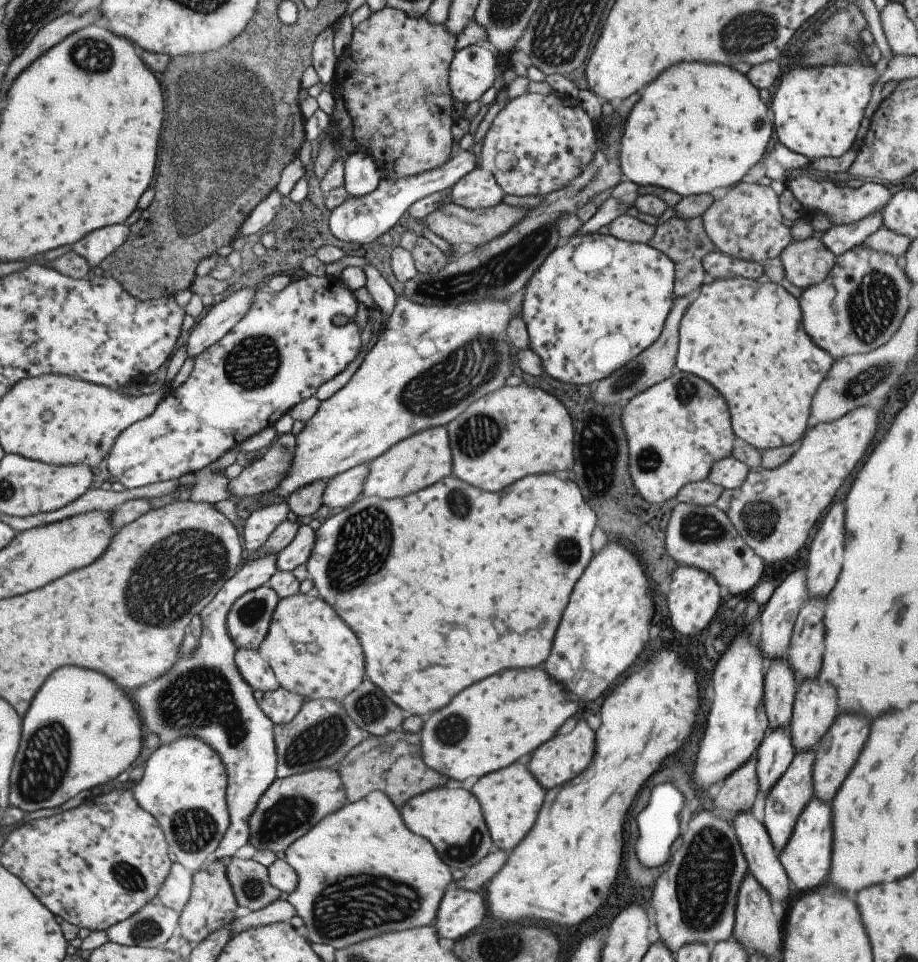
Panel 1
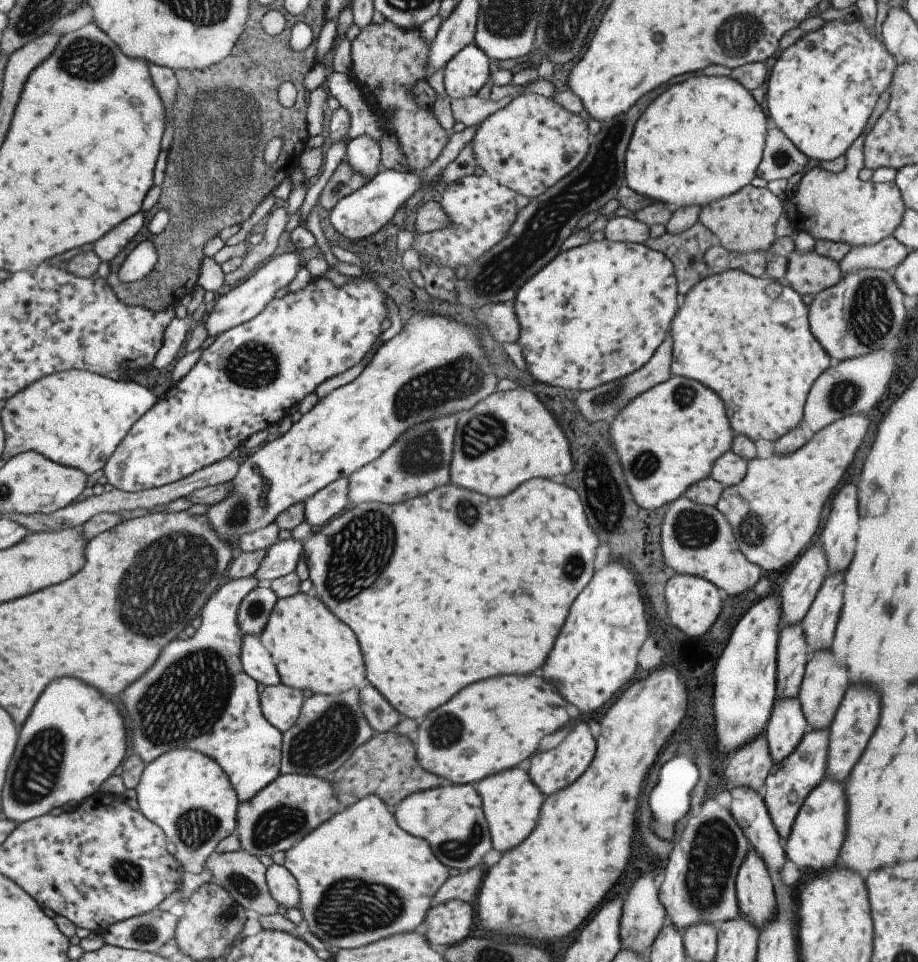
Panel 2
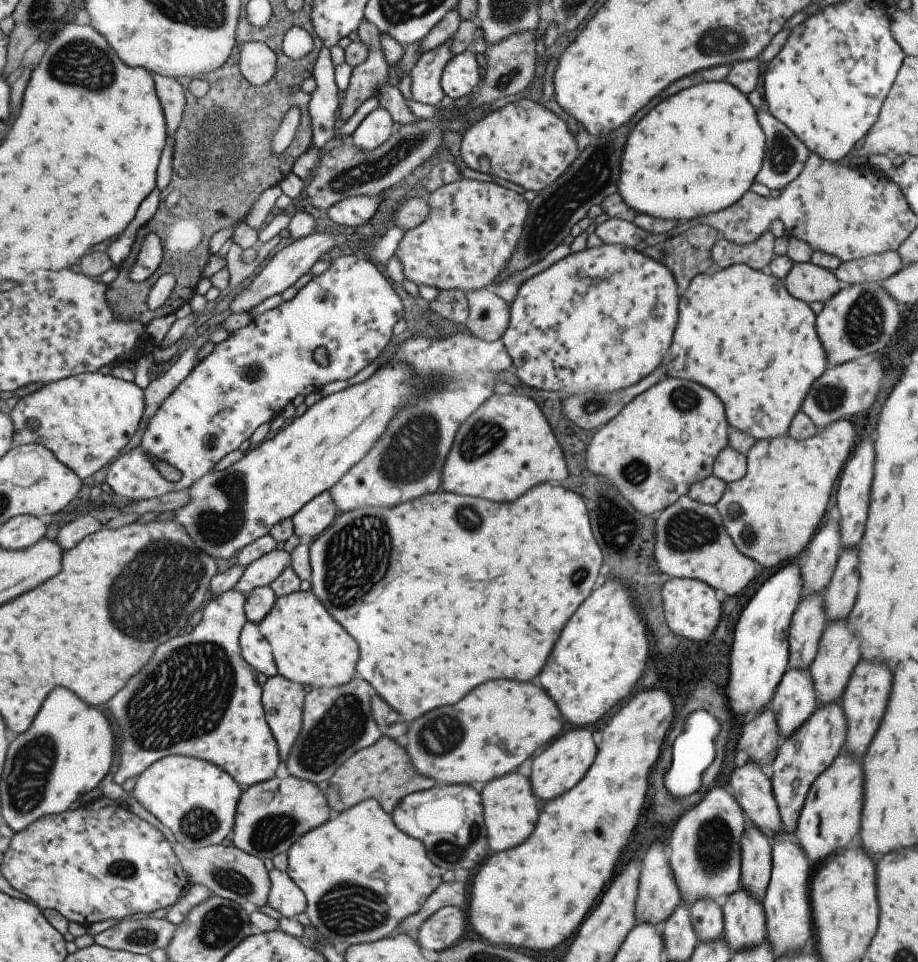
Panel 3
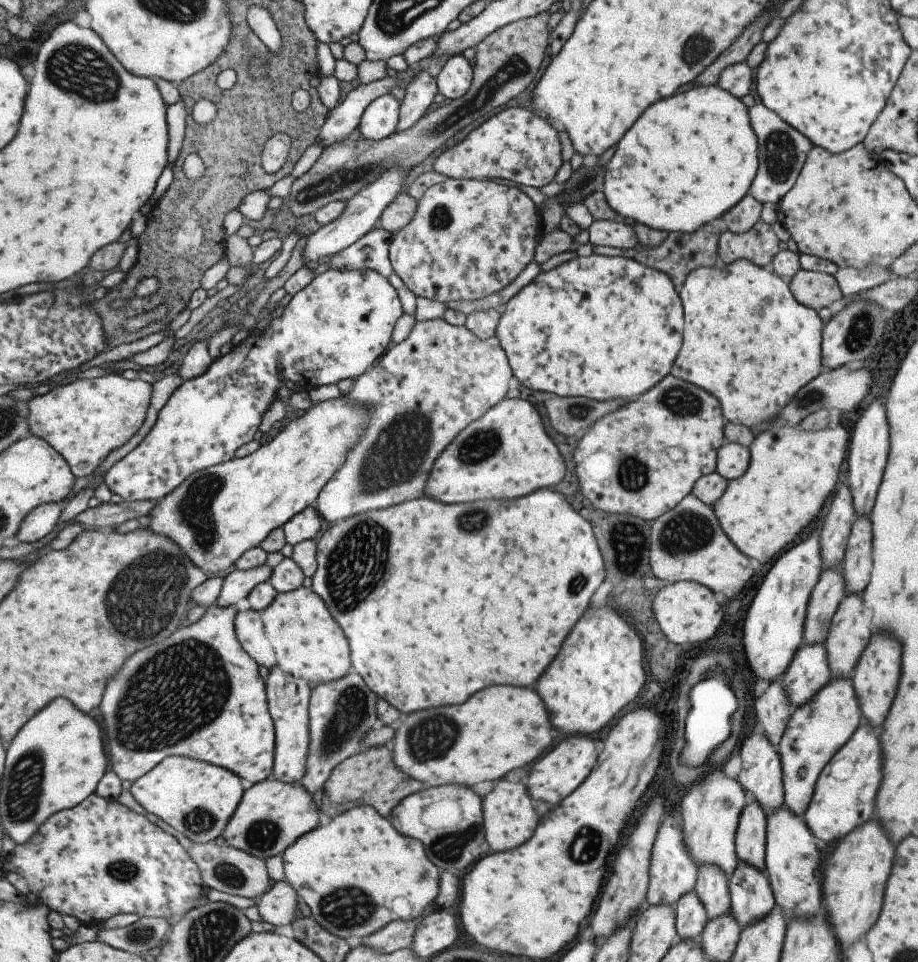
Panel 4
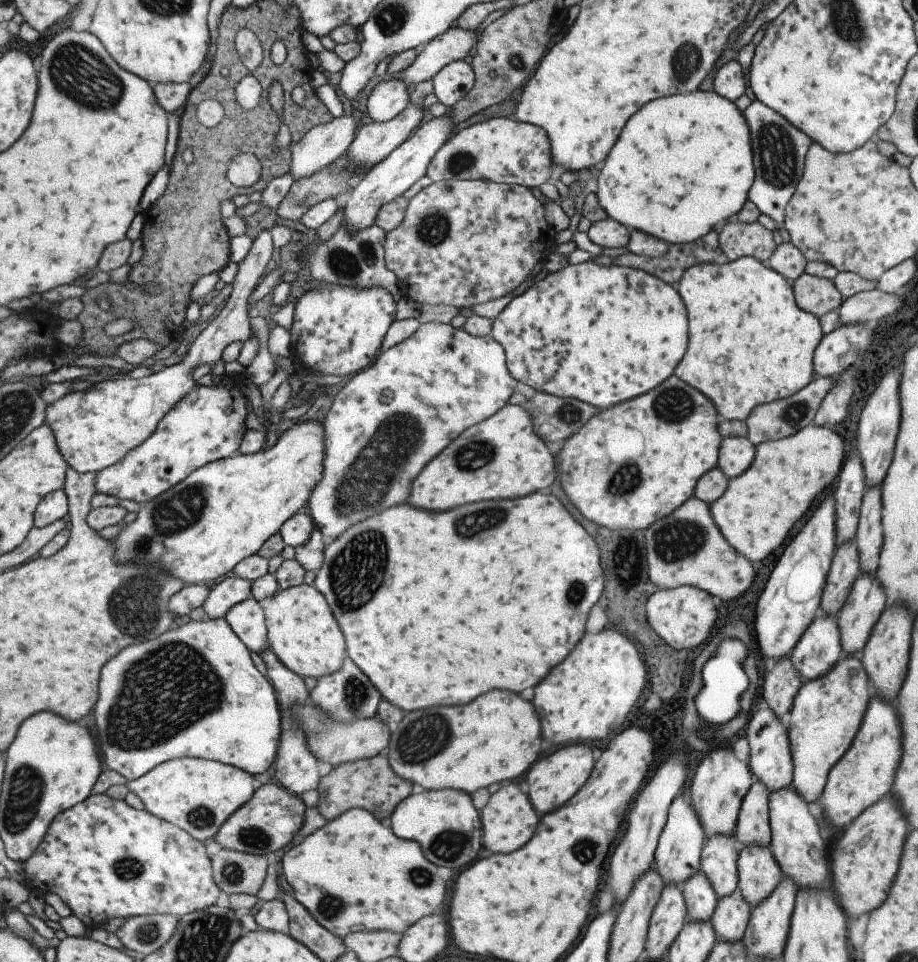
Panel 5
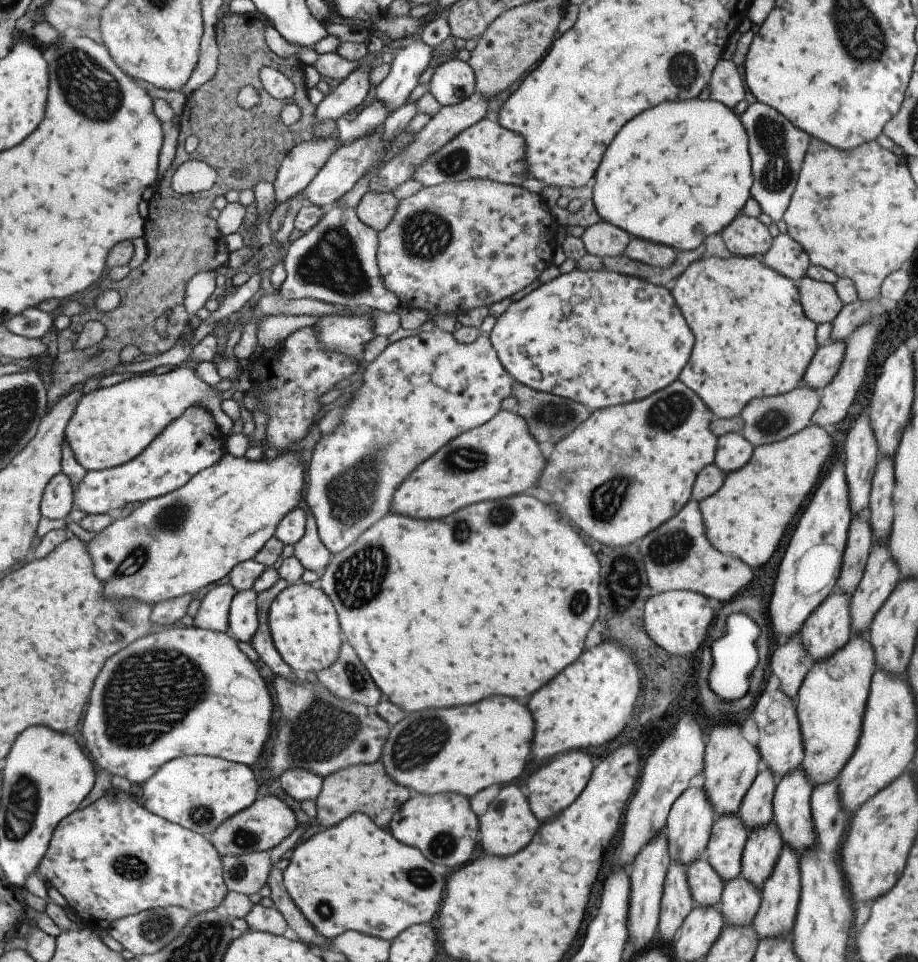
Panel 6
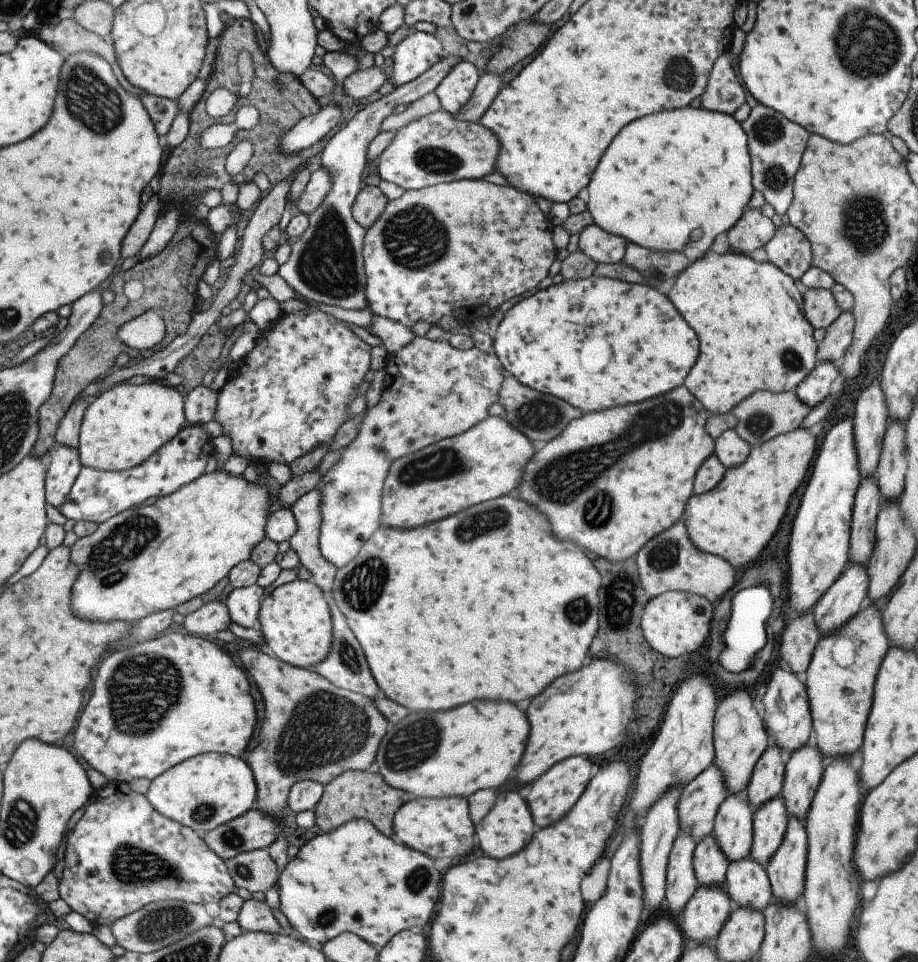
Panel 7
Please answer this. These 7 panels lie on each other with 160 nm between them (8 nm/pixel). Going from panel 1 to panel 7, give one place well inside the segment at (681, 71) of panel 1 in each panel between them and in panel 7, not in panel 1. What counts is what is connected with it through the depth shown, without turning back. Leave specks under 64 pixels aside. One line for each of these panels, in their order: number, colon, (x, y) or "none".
2: (701, 139)
3: (698, 151)
4: (689, 158)
5: (680, 164)
6: (686, 162)
7: (672, 177)

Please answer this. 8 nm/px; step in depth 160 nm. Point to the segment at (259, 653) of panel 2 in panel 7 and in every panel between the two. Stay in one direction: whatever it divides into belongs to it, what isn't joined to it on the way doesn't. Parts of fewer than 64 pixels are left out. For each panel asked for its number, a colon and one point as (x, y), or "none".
3: (254, 649)
4: (248, 628)
5: (246, 620)
6: (242, 622)
7: (242, 604)

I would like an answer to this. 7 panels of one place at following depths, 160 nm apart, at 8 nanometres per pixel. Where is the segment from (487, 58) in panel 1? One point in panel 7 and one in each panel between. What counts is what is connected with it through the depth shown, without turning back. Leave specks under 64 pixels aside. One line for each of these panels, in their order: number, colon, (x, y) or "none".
2: (468, 69)
3: (459, 77)
4: (453, 79)
5: (451, 83)
6: (453, 80)
7: (453, 90)

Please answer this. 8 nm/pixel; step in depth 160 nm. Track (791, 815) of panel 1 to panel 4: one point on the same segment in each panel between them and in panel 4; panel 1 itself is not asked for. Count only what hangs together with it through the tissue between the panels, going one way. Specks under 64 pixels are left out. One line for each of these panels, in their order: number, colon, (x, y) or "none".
2: (789, 782)
3: (805, 753)
4: (817, 729)

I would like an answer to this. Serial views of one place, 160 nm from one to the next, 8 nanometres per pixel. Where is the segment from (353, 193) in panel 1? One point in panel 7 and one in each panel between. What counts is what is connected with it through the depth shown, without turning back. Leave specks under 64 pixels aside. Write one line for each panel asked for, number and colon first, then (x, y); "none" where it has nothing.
2: (362, 154)
3: (373, 130)
4: (378, 120)
5: (386, 99)
6: (410, 59)
7: (417, 52)

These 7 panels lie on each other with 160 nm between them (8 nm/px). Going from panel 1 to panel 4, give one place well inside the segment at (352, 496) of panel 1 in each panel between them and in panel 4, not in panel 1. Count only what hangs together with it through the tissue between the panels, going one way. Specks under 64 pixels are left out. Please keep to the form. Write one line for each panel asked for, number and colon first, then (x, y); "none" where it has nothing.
2: (328, 502)
3: (313, 517)
4: (307, 524)

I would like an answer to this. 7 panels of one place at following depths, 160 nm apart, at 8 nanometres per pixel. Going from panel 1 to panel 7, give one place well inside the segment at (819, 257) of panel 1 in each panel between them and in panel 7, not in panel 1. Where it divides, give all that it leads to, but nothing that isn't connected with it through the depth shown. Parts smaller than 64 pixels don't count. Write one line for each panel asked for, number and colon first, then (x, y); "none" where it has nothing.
2: (806, 273)
3: (805, 281)
4: (813, 289)
5: (812, 294)
6: (820, 303)
7: (819, 307)

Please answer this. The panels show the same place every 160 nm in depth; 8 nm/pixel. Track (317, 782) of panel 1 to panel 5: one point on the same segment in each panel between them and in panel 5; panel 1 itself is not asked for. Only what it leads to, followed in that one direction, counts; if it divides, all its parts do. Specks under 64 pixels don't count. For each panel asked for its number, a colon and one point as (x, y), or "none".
2: (279, 815)
3: (270, 816)
4: (271, 814)
5: (268, 820)

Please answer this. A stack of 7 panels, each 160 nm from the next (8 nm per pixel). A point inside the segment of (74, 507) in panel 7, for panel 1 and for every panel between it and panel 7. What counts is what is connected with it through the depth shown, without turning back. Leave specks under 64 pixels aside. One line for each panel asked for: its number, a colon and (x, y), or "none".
1: (287, 344)
2: (250, 375)
3: (350, 309)
4: (337, 326)
5: (207, 424)
6: (190, 443)

